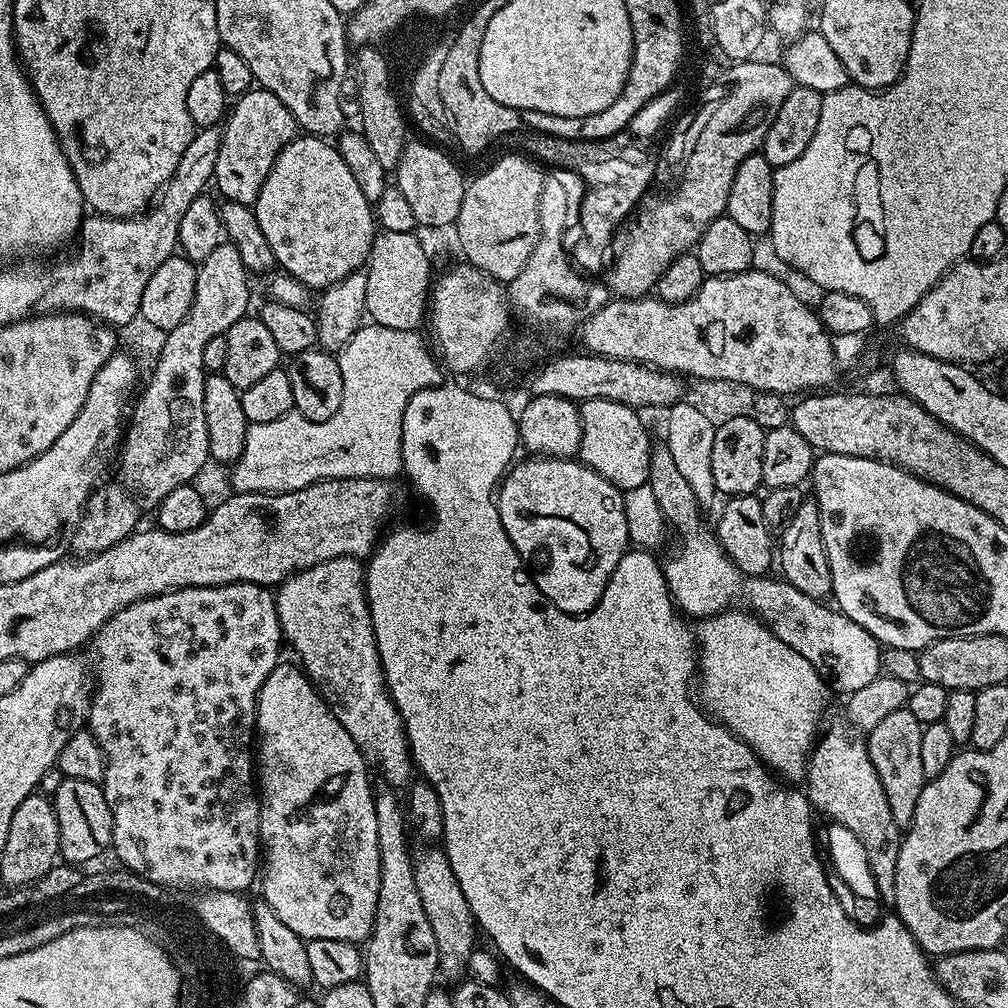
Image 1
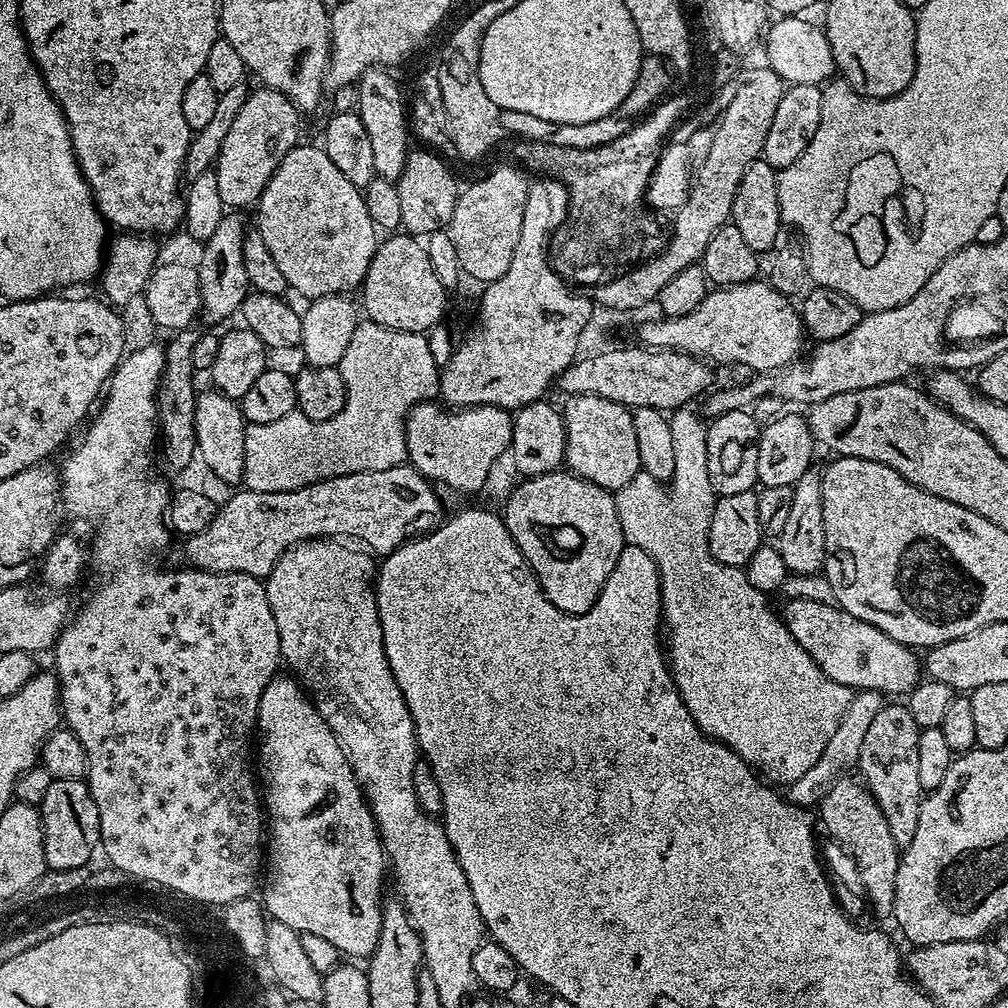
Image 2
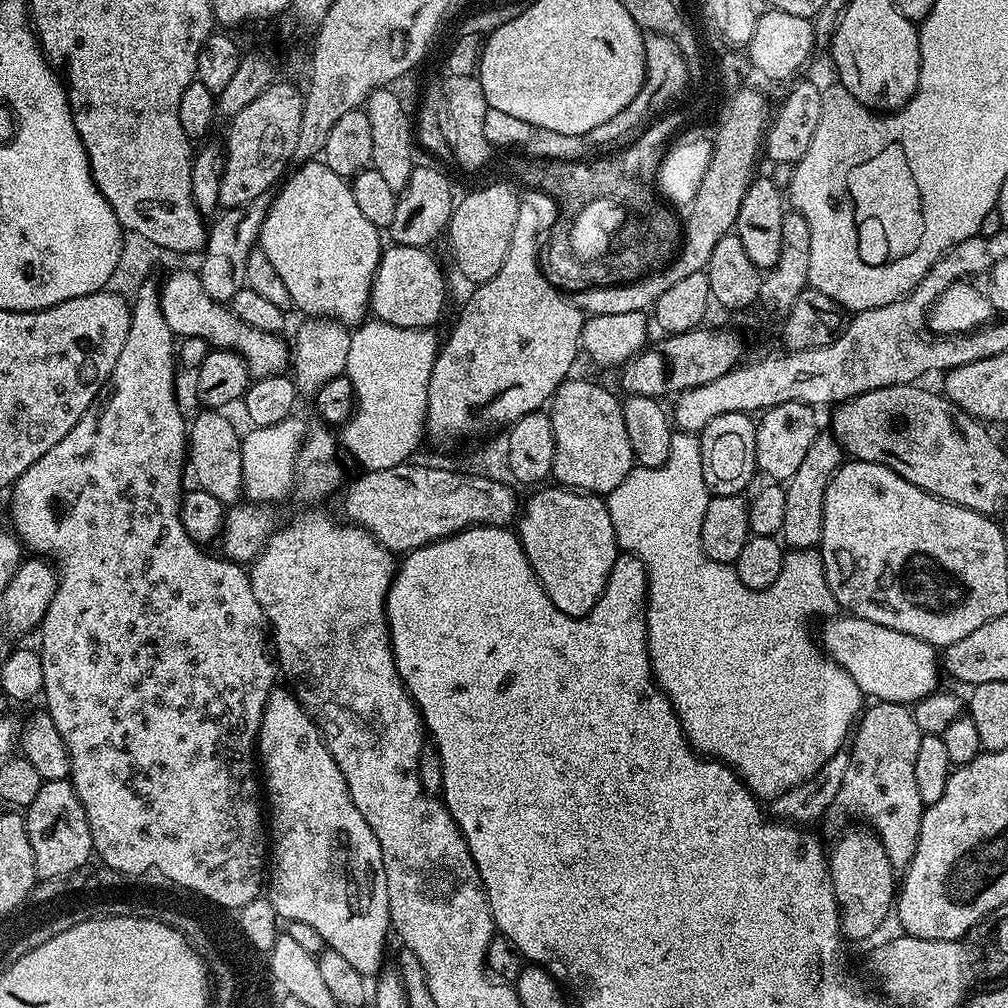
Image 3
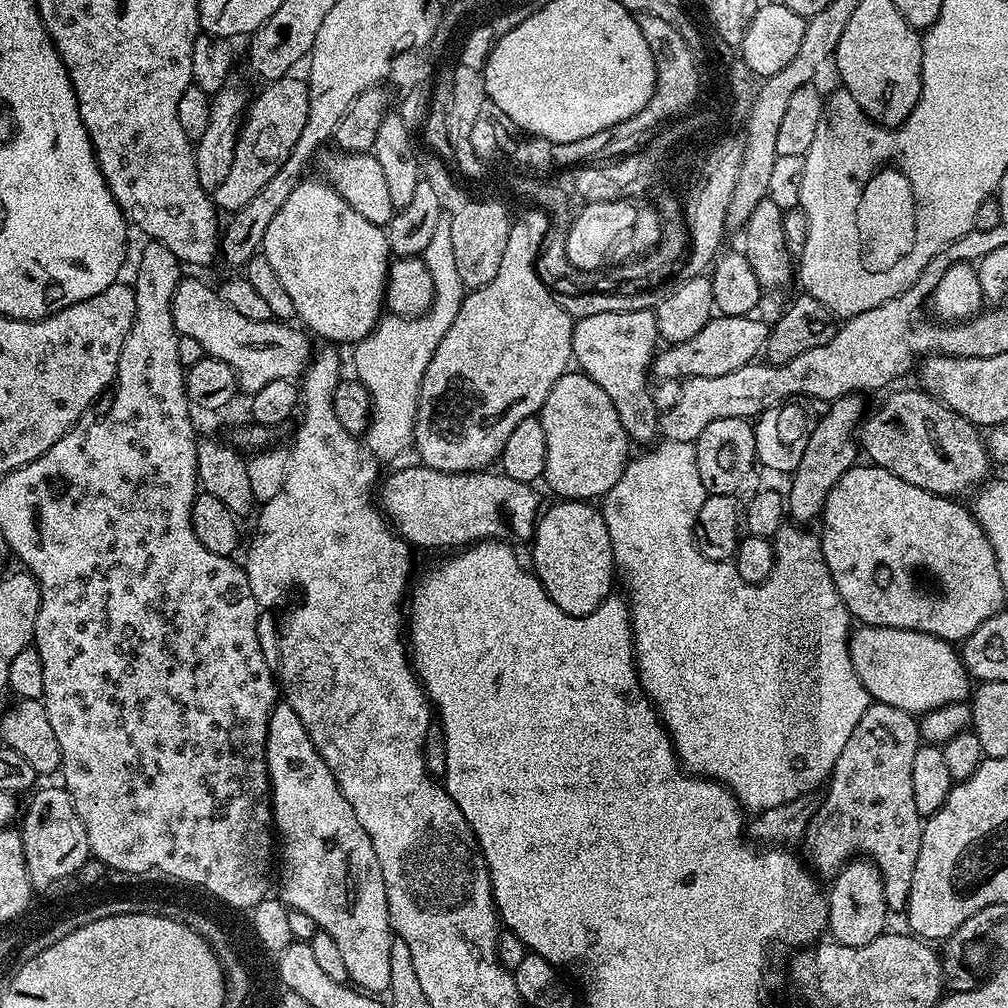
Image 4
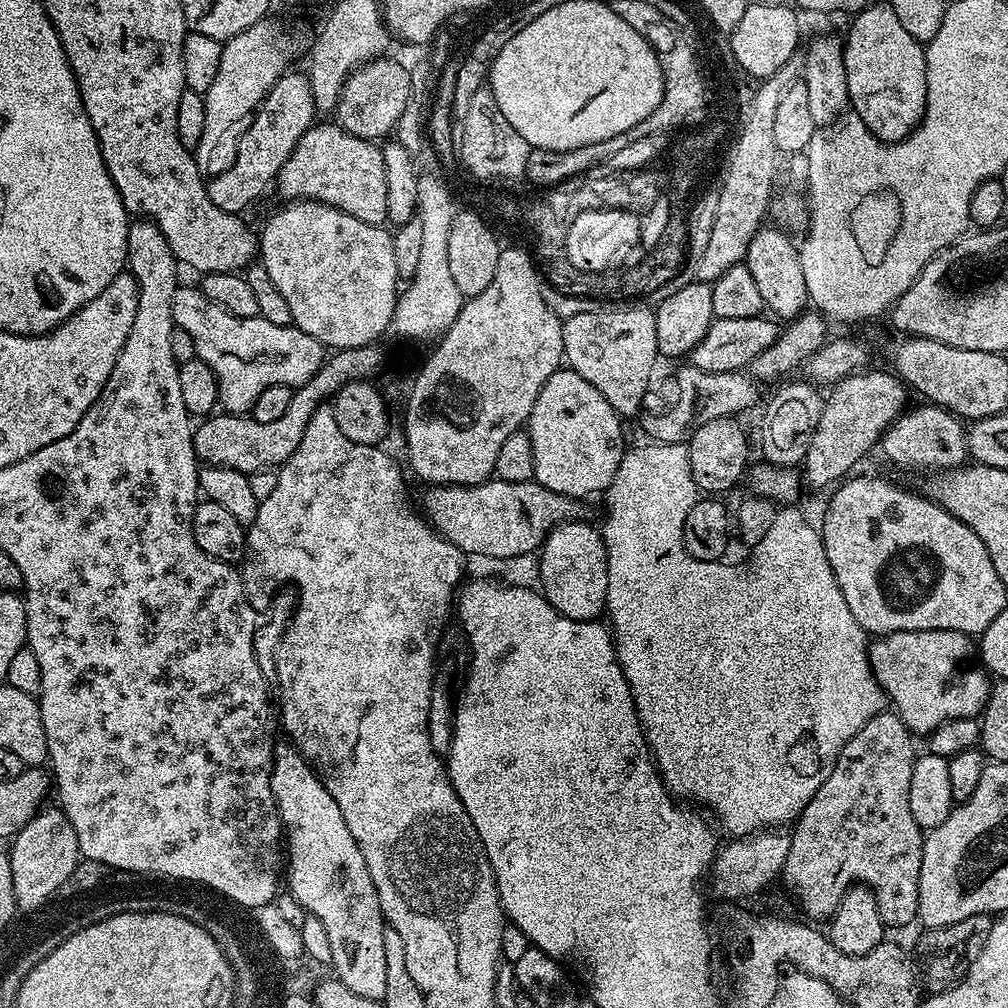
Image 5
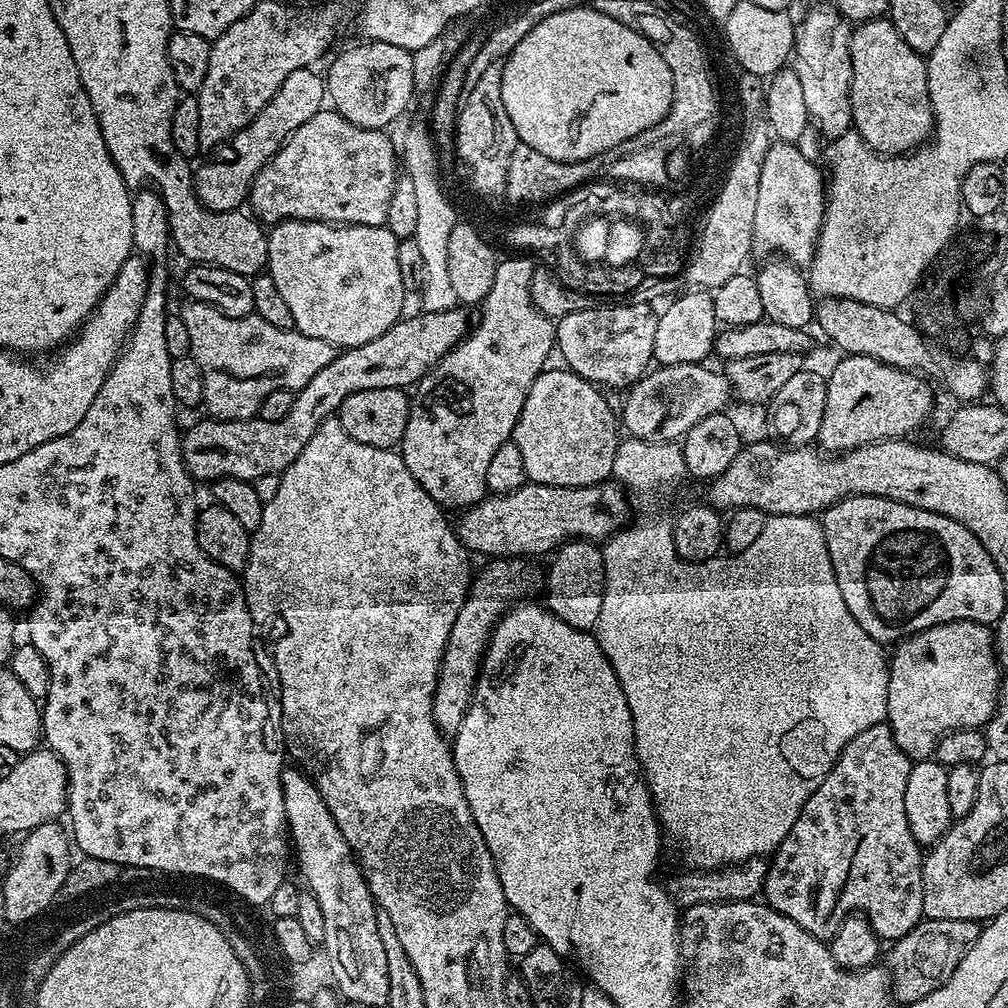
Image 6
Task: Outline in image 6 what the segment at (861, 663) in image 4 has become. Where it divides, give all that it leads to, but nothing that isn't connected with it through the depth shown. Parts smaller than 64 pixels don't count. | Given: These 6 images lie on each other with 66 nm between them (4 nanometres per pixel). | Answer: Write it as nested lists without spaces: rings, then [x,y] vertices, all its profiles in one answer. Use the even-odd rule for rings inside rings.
[[[951,620],[938,626],[930,626],[924,632],[916,632],[912,636],[906,636],[895,645],[895,648],[896,653],[891,653],[888,666],[888,719],[886,723],[894,734],[894,742],[908,755],[909,760],[915,762],[929,759],[935,753],[936,743],[940,741],[945,732],[953,732],[959,728],[983,729],[987,725],[988,719],[996,713],[996,699],[1000,693],[1002,669],[996,659],[994,632],[989,625],[966,622],[965,620]]]

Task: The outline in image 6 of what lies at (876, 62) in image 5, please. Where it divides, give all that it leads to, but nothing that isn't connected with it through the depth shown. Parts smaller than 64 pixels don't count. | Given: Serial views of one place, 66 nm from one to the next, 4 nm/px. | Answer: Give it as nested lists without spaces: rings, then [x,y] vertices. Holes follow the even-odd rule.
[[[887,18],[857,23],[851,29],[849,54],[853,63],[853,84],[850,86],[851,127],[874,151],[881,154],[911,154],[921,144],[928,143],[934,131],[934,117],[925,57],[906,46],[902,34],[894,30],[891,20]]]

